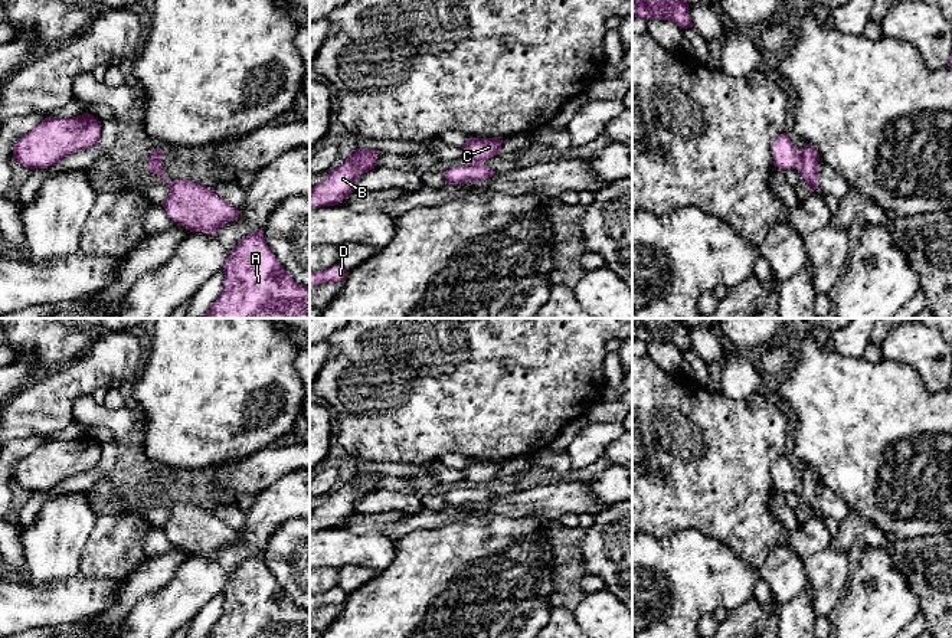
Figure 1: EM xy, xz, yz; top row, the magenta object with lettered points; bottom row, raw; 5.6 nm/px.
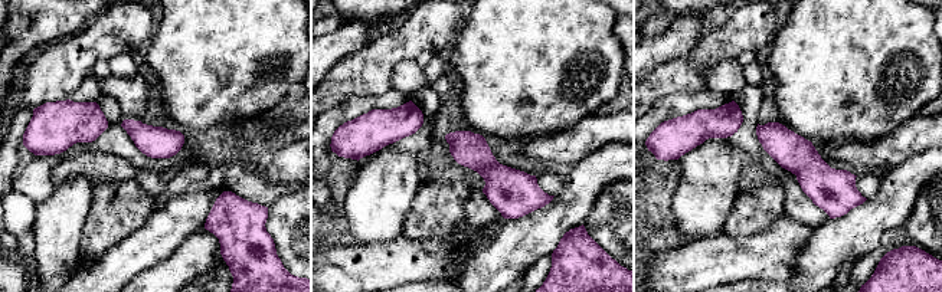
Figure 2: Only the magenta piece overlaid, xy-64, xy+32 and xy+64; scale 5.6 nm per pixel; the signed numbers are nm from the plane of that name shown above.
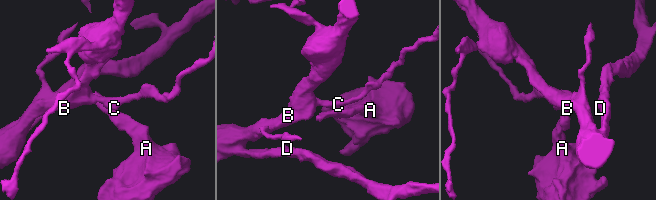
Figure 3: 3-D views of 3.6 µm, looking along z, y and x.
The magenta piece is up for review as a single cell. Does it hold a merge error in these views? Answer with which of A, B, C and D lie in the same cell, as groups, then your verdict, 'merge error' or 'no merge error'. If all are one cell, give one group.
A / B C D | merge error

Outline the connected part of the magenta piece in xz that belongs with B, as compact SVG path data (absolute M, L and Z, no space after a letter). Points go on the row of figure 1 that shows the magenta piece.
M357 148L343 164L330 170L324 181L310 189L310 210L338 205L356 190L357 179L374 169L382 151Z

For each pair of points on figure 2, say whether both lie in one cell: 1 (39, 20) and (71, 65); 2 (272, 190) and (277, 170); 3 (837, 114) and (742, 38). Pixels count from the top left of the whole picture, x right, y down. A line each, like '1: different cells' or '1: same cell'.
1: different cells
2: different cells
3: different cells

